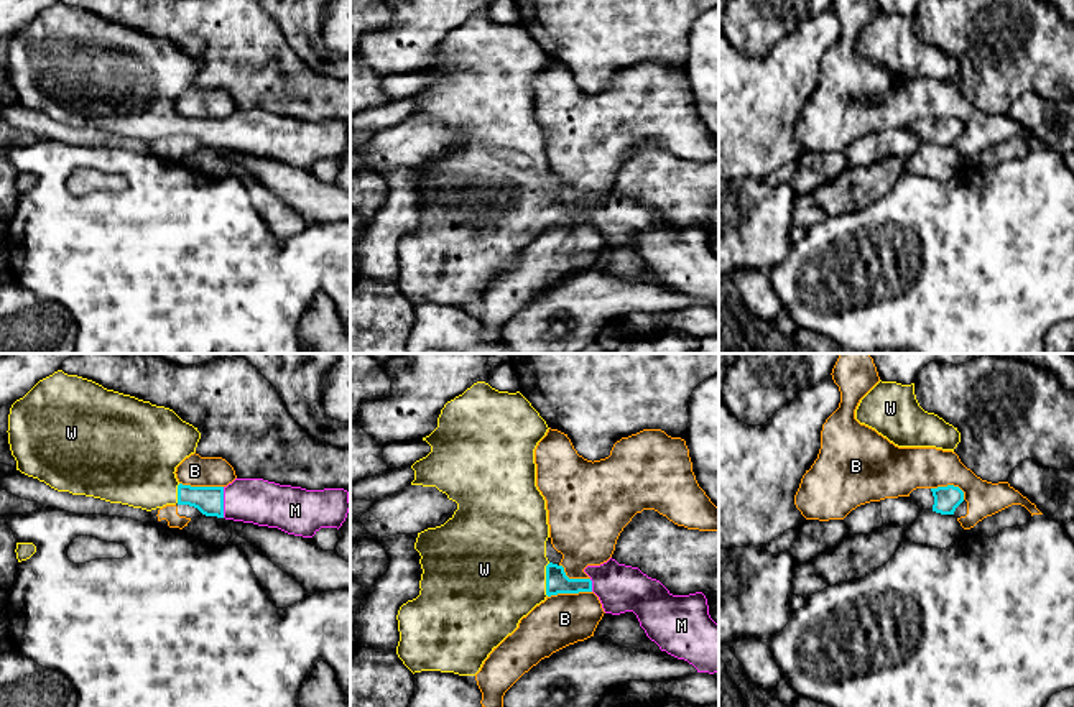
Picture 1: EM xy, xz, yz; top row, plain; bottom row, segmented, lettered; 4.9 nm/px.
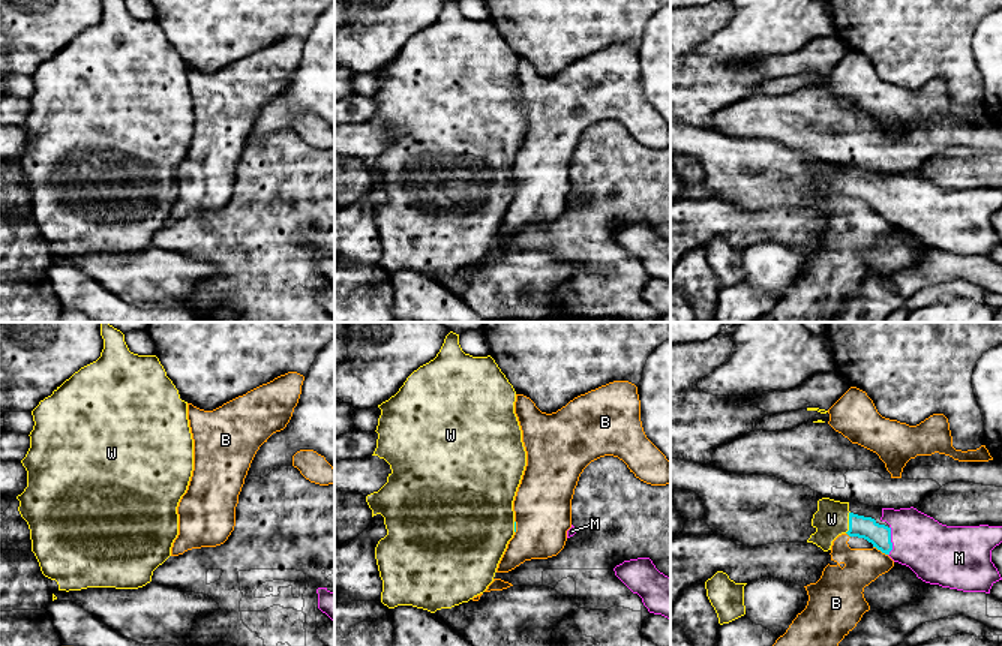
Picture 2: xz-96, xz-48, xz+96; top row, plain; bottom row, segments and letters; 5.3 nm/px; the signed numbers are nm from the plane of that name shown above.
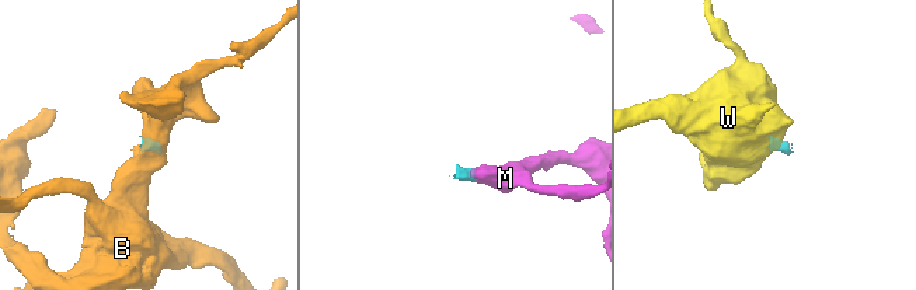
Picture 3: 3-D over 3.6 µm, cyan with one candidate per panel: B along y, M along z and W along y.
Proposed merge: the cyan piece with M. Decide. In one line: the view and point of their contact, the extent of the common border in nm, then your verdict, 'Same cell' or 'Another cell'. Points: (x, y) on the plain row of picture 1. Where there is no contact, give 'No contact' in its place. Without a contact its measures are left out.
Touches cyan at xy (222, 134). Shared border 150 nm. Same cell

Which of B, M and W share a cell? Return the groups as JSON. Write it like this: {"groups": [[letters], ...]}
{"groups": [["B"], ["M", "W"]]}

